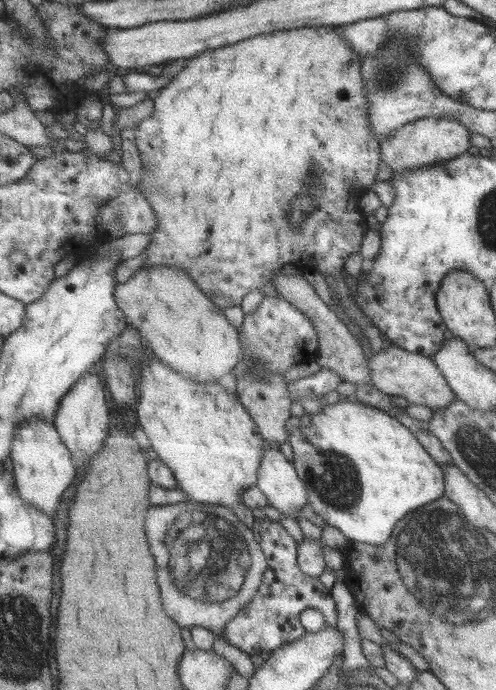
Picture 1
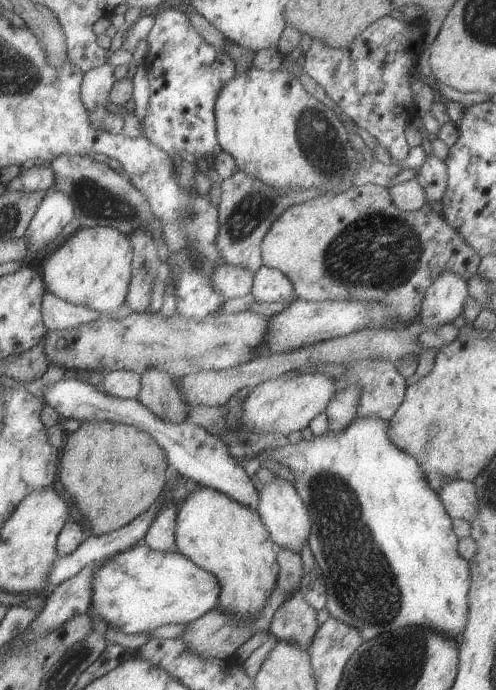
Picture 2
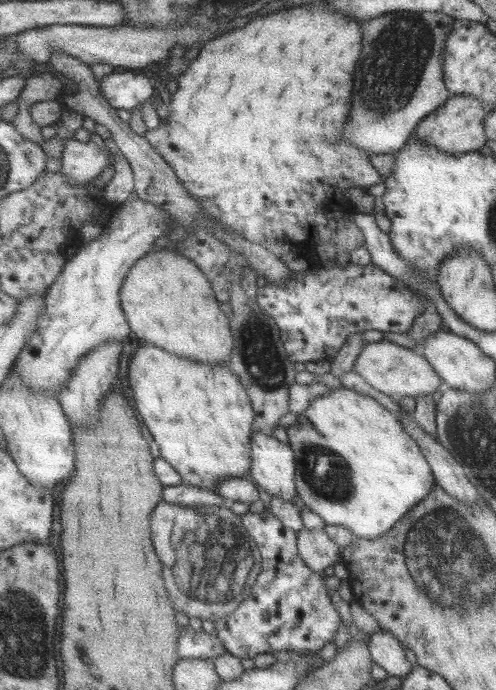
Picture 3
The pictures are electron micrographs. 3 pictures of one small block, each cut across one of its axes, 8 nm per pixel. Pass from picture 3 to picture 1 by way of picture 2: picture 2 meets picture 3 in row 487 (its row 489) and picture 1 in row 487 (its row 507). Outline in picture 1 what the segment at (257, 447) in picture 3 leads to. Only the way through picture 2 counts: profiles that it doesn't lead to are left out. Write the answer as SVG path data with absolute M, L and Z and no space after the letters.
M271 445L265 446L263 462L259 467L259 488L282 515L301 518L301 508L309 502L307 482L299 476L295 463Z

